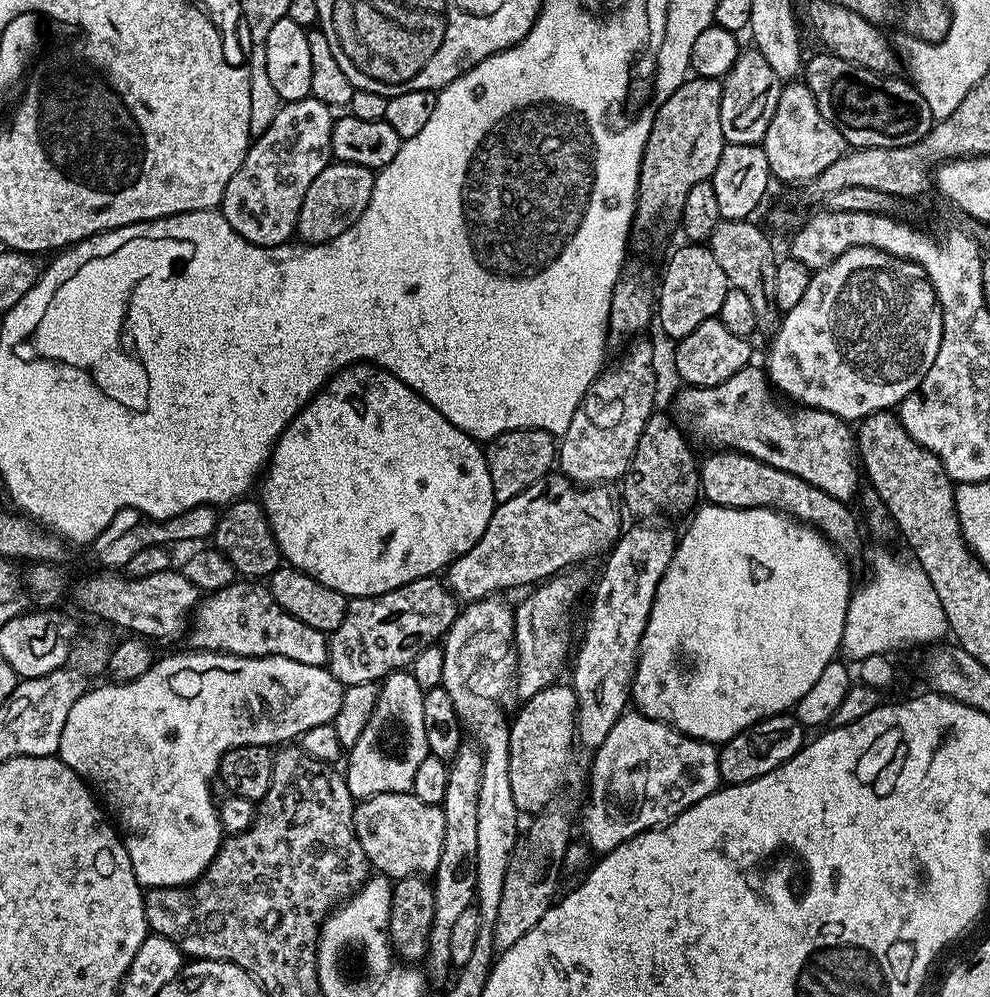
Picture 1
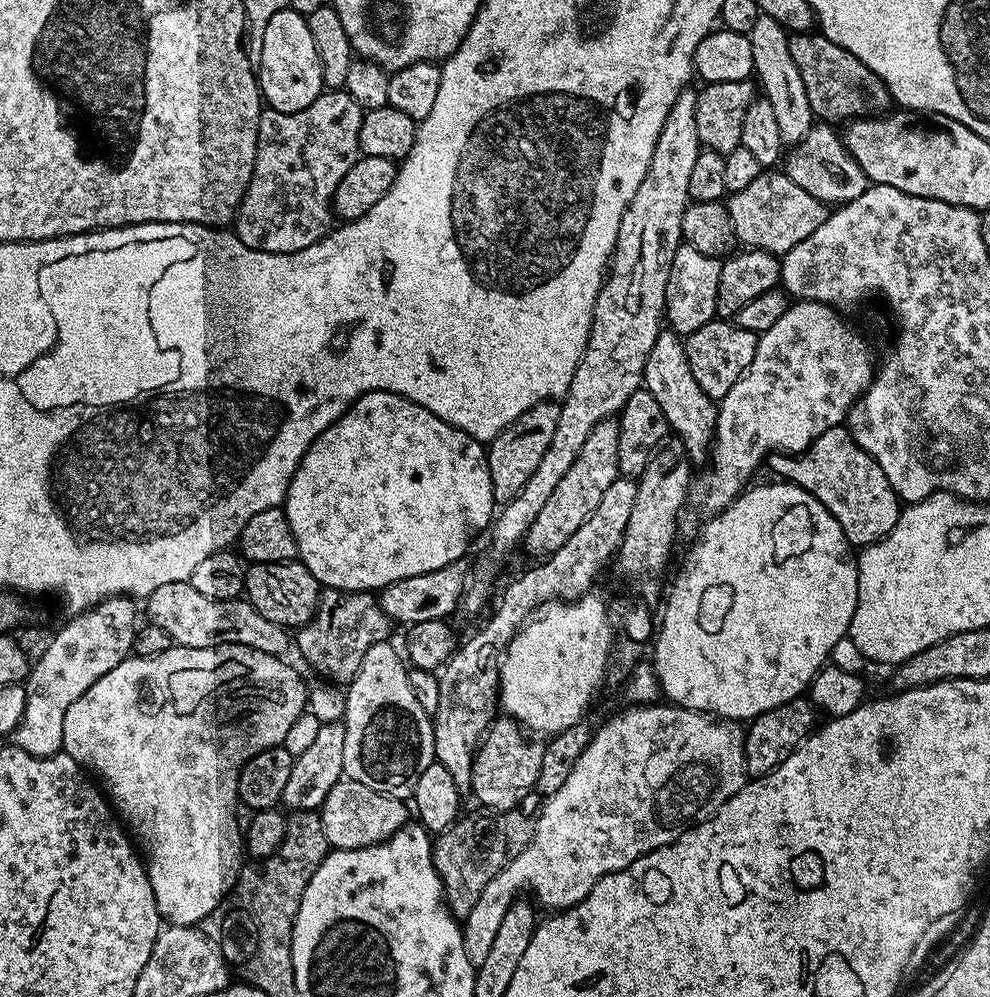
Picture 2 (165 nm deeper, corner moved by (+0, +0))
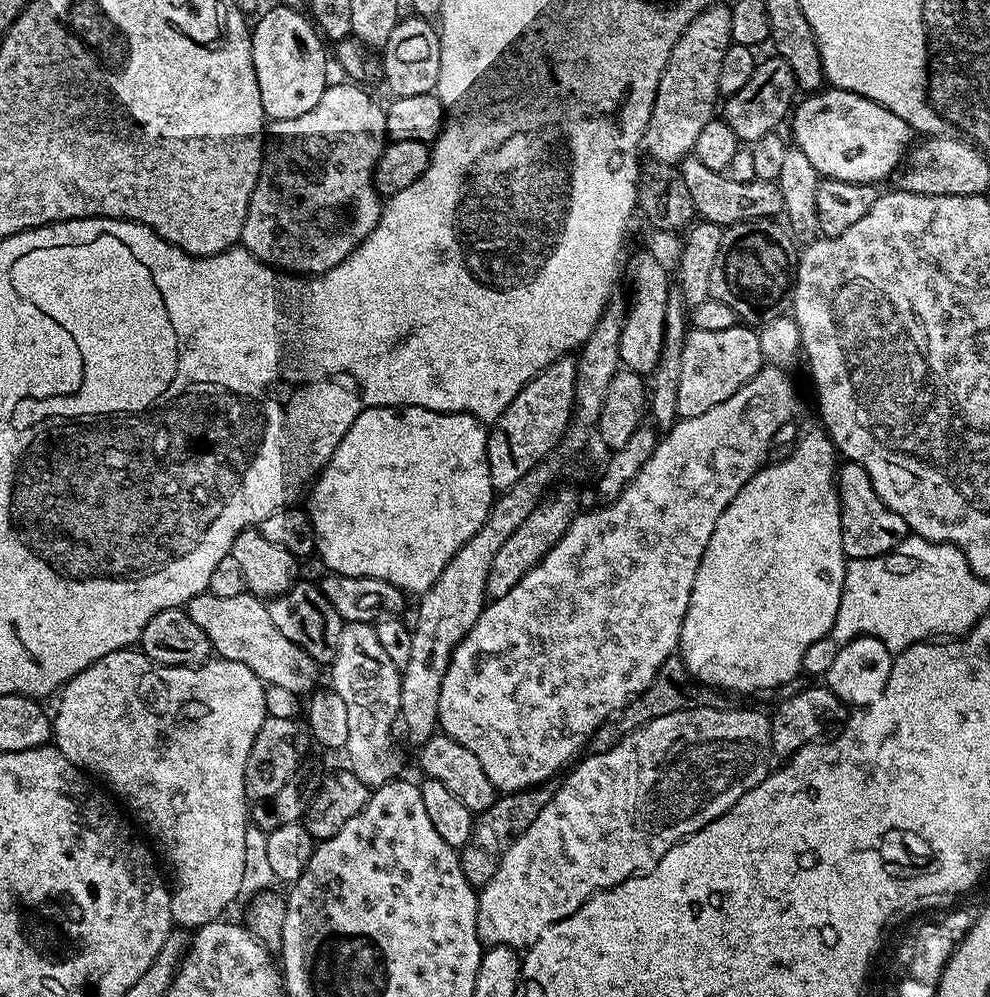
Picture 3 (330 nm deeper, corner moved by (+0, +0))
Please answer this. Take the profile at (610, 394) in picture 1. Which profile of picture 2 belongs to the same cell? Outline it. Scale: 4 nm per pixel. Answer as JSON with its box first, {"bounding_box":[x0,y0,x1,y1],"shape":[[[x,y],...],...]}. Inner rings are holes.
{"bounding_box":[523,419,620,558],"shape":[[[615,419],[603,420],[590,430],[590,438],[586,438],[585,445],[582,446],[582,454],[574,458],[574,466],[566,470],[562,482],[550,494],[550,499],[546,506],[542,506],[542,514],[530,526],[527,536],[524,537],[523,547],[528,547],[528,552],[532,558],[547,558],[556,552],[594,514],[594,510],[602,502],[602,494],[610,487],[610,482],[614,482],[620,476],[618,466],[618,440],[620,438],[620,426]]]}

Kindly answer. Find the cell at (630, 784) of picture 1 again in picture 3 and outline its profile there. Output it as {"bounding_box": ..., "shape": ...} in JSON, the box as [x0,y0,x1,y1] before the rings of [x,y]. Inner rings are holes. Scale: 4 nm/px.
{"bounding_box":[476,706,771,950],"shape":[[[735,706],[684,708],[680,712],[666,714],[662,718],[654,718],[654,722],[646,722],[646,726],[626,734],[610,750],[585,755],[559,781],[556,793],[552,795],[550,802],[546,802],[546,806],[542,806],[538,818],[534,818],[534,822],[530,822],[526,834],[522,834],[514,842],[514,846],[510,846],[510,850],[506,850],[506,858],[502,858],[502,862],[498,866],[498,874],[494,874],[494,878],[490,878],[490,882],[485,888],[479,889],[476,901],[476,929],[481,945],[493,948],[506,946],[517,950],[527,949],[535,940],[542,938],[542,934],[547,928],[554,926],[562,918],[574,914],[574,910],[578,910],[578,906],[585,904],[594,893],[618,886],[642,872],[649,872],[663,858],[666,850],[673,848],[679,840],[685,840],[698,830],[702,830],[710,822],[714,822],[726,810],[730,810],[730,806],[734,806],[734,802],[738,802],[738,798],[742,798],[742,794],[746,794],[751,788],[758,786],[758,782],[762,782],[770,771],[768,760],[770,761],[771,756],[771,719],[765,713],[763,716],[762,713],[755,712],[752,708],[735,708]]]}

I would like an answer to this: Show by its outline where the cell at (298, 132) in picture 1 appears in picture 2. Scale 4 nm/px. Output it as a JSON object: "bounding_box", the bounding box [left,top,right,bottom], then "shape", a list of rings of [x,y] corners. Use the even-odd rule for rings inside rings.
{"bounding_box":[234,90,365,252],"shape":[[[343,90],[321,91],[320,97],[310,102],[306,110],[297,112],[279,112],[265,107],[258,122],[254,170],[234,217],[237,238],[254,250],[297,252],[306,250],[306,246],[314,246],[314,242],[327,236],[334,224],[334,190],[338,190],[338,182],[342,182],[346,170],[350,170],[362,155],[360,131],[364,114],[365,109]]]}

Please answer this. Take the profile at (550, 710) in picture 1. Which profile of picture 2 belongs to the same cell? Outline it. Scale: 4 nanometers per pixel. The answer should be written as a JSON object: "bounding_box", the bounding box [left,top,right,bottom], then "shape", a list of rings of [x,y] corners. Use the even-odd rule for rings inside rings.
{"bounding_box":[470,718,544,812],"shape":[[[497,718],[492,721],[476,749],[476,757],[472,759],[470,792],[471,795],[476,795],[476,800],[480,803],[477,805],[494,812],[509,812],[535,789],[538,774],[542,770],[544,744],[535,744],[527,738],[532,739],[526,735],[525,729],[511,718]]]}

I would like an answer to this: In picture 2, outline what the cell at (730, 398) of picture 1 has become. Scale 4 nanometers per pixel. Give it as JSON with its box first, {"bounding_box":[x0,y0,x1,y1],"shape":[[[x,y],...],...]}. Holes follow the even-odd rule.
{"bounding_box":[766,426,902,546],"shape":[[[841,426],[826,430],[805,452],[785,454],[773,452],[766,461],[767,467],[777,472],[784,482],[797,484],[806,490],[842,526],[849,545],[867,546],[886,538],[900,517],[902,501],[890,486],[886,474],[882,474],[882,466],[874,462],[862,446],[852,437],[847,427]]]}

